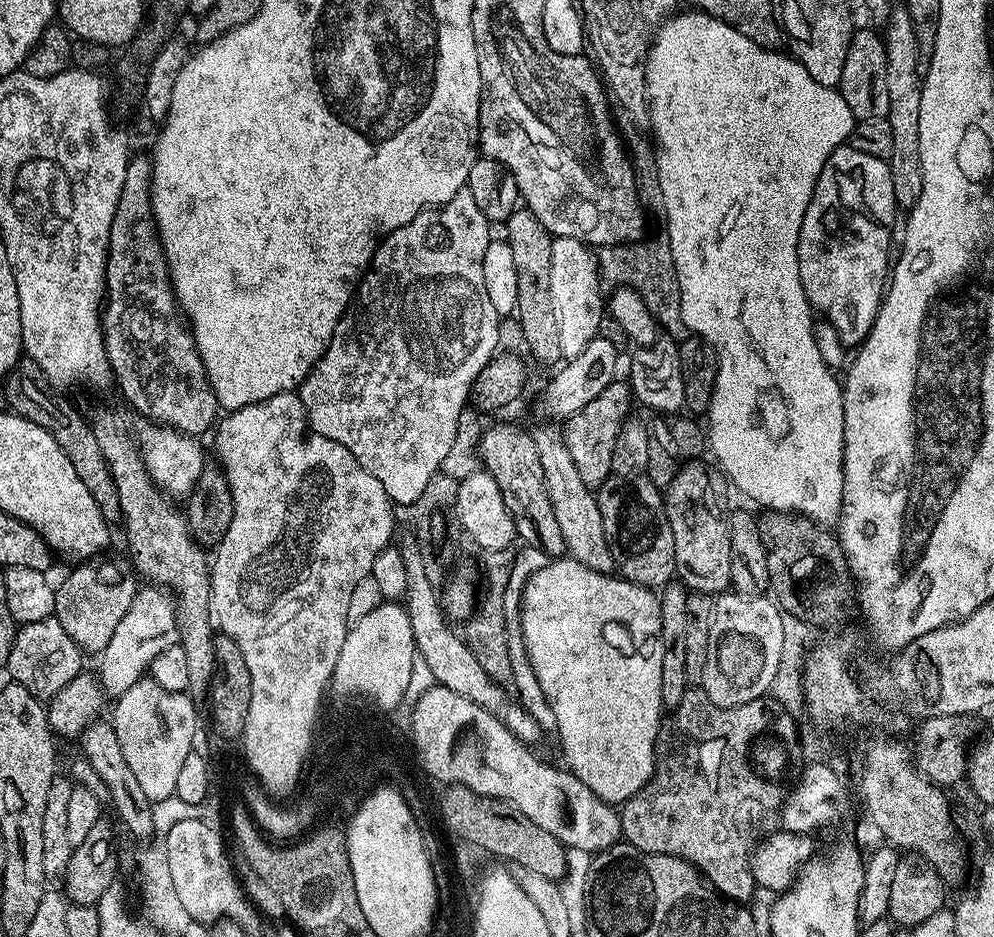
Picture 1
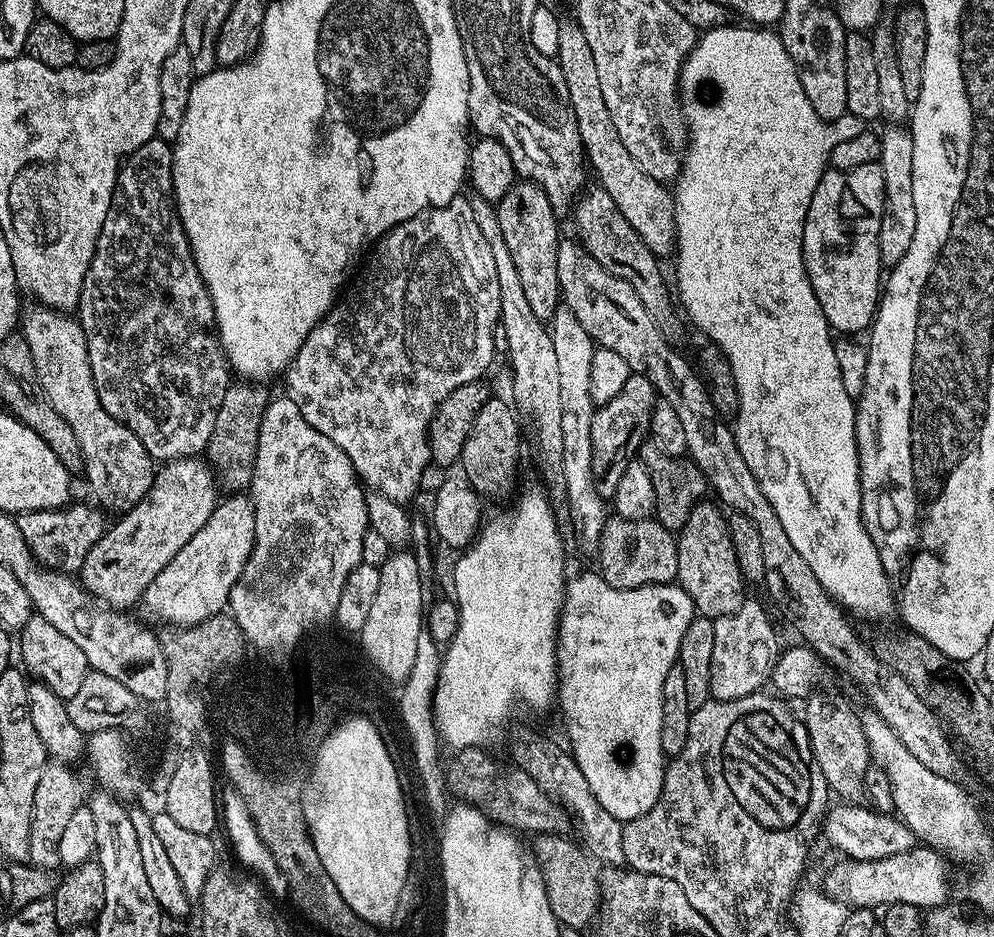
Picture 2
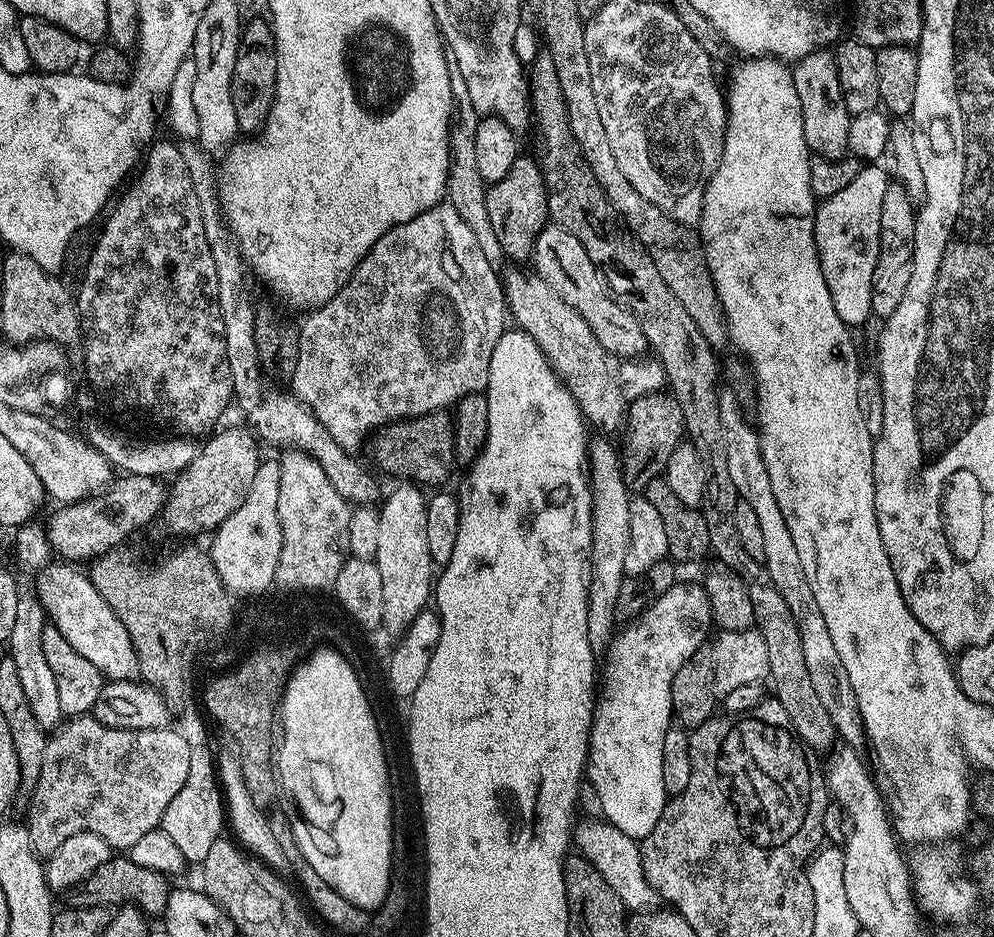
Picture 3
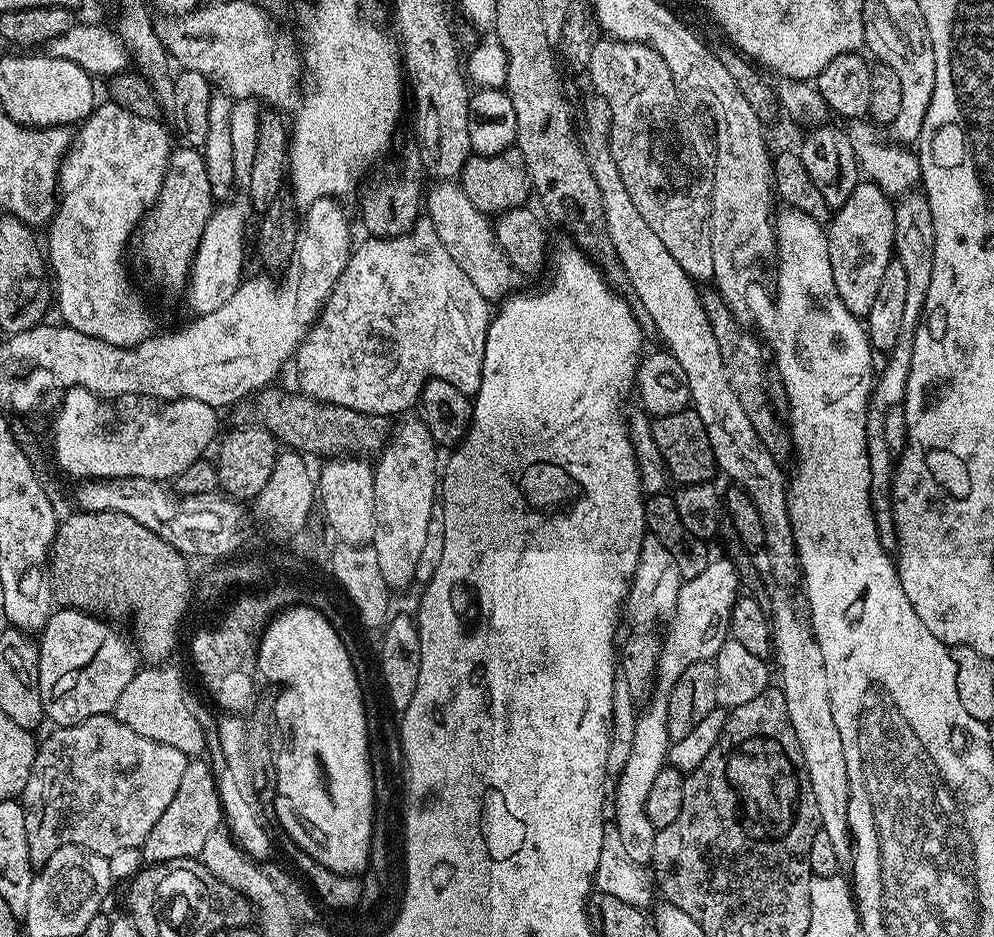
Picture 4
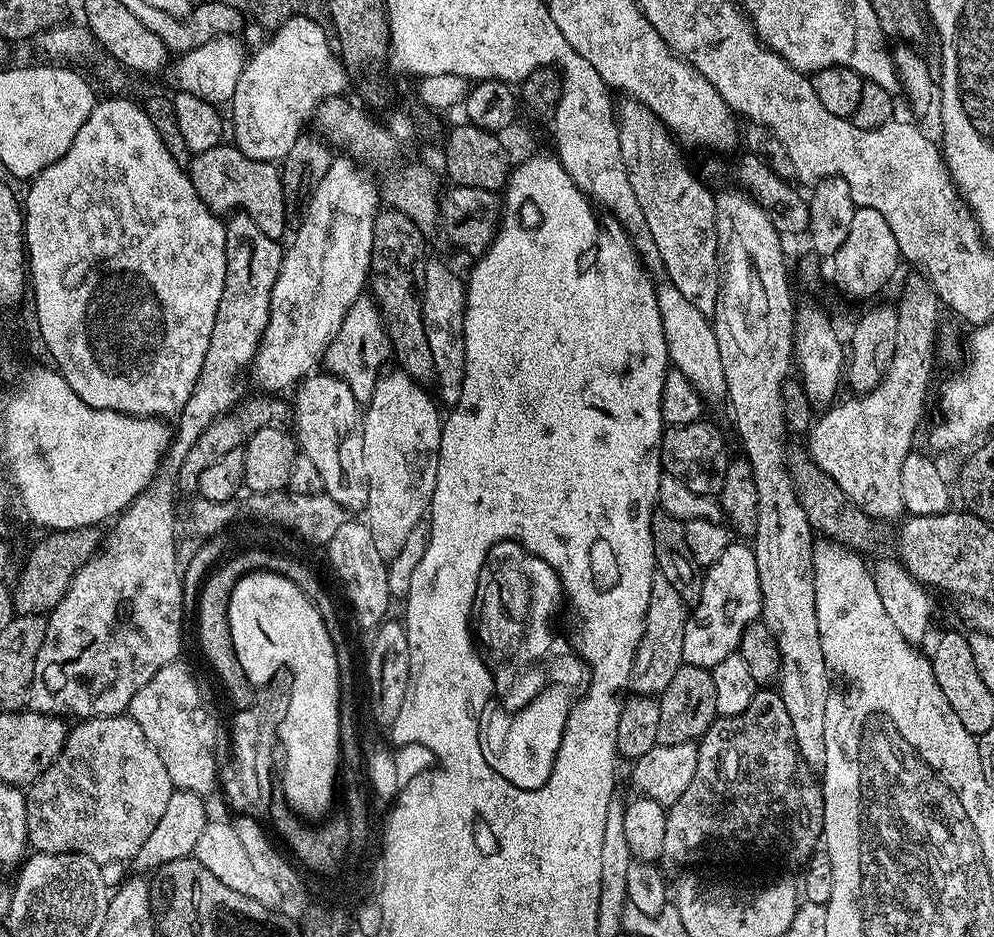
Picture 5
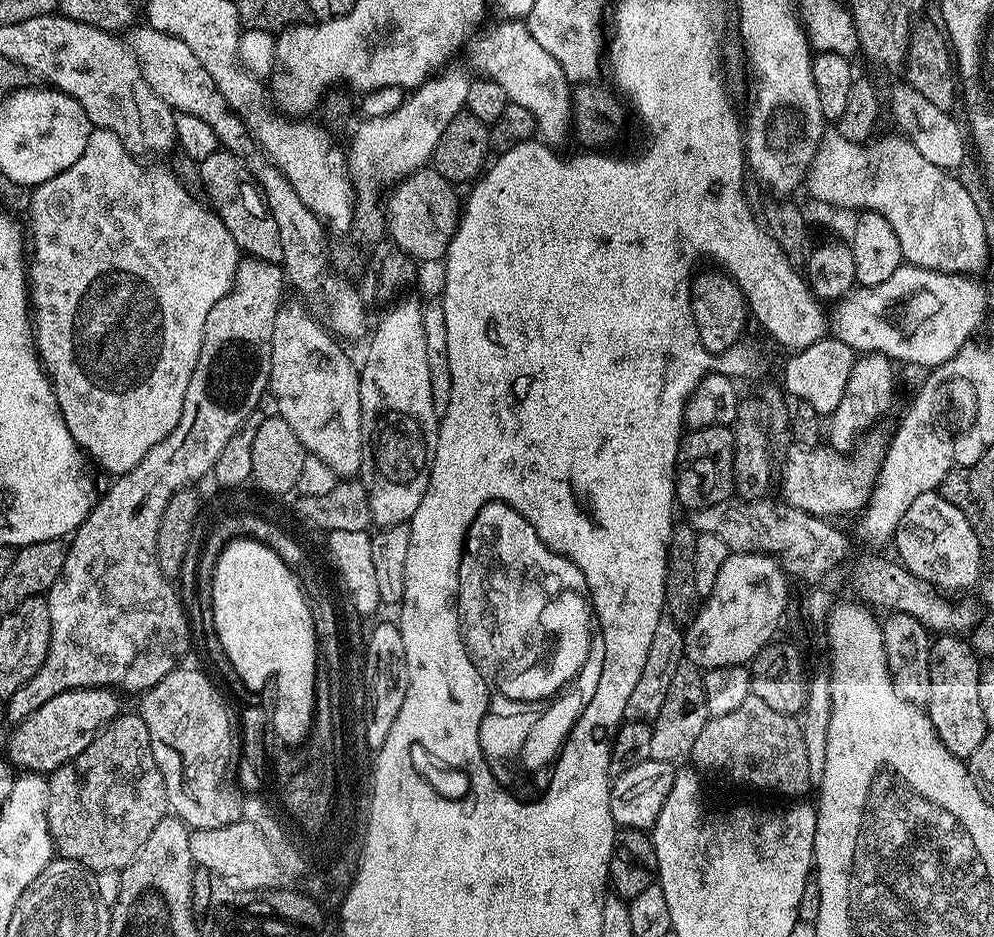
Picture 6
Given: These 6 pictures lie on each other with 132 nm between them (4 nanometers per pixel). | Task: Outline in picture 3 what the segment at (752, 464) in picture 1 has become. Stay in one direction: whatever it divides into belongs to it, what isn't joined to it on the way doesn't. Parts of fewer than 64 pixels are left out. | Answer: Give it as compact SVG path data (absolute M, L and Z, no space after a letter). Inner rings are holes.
M748 58L743 62L745 64L732 76L732 85L726 88L729 111L728 127L724 130L724 149L720 155L720 164L712 171L703 189L704 209L700 212L698 235L704 245L704 257L707 258L708 269L712 272L720 308L728 320L731 343L734 348L736 344L737 350L741 352L737 353L746 358L756 374L754 412L755 415L760 415L758 433L766 472L770 474L774 498L777 499L778 509L782 510L782 516L786 520L785 528L798 550L806 580L814 590L815 601L822 610L822 618L826 618L826 628L830 630L830 638L838 649L838 658L842 658L846 678L850 678L863 731L868 734L872 730L878 730L882 734L929 732L932 735L933 762L955 765L958 753L954 712L964 708L964 695L961 693L960 683L956 681L953 661L948 661L949 653L932 637L930 630L926 630L926 626L922 626L922 622L918 622L918 618L910 614L910 606L906 606L906 598L902 598L902 590L896 581L892 559L882 546L882 534L878 530L878 518L874 510L874 432L868 429L868 424L864 421L864 408L860 405L860 356L856 353L855 342L852 341L853 329L844 324L842 318L838 318L838 310L834 310L834 298L830 298L830 286L826 286L826 278L822 278L822 266L816 256L814 218L818 198L812 192L810 153L802 130L802 102L798 102L798 90L794 90L792 68L774 58Z

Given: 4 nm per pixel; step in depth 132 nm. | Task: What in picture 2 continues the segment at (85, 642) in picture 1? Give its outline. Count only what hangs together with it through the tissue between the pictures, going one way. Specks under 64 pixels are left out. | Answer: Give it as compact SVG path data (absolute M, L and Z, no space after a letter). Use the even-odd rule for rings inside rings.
M203 459L169 460L155 473L152 491L141 496L119 517L116 525L105 527L102 538L94 542L78 579L89 596L105 600L112 610L128 610L141 603L146 586L162 574L166 562L206 526L218 503L217 476Z

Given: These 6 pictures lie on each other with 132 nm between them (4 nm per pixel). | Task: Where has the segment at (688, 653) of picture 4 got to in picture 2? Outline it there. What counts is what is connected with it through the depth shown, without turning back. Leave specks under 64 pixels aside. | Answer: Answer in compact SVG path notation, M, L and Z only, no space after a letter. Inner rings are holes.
M595 571L584 572L567 581L564 589L564 605L560 611L560 635L556 637L556 665L558 667L558 708L564 711L564 724L568 727L570 753L578 762L582 774L586 774L586 782L590 782L590 790L594 790L594 798L602 802L602 807L609 814L614 814L622 822L627 822L646 814L658 802L662 794L666 757L662 750L662 682L666 682L666 674L680 659L682 634L690 627L690 622L696 619L698 613L690 594L681 588L679 583L647 584L637 588L615 588L610 586Z

